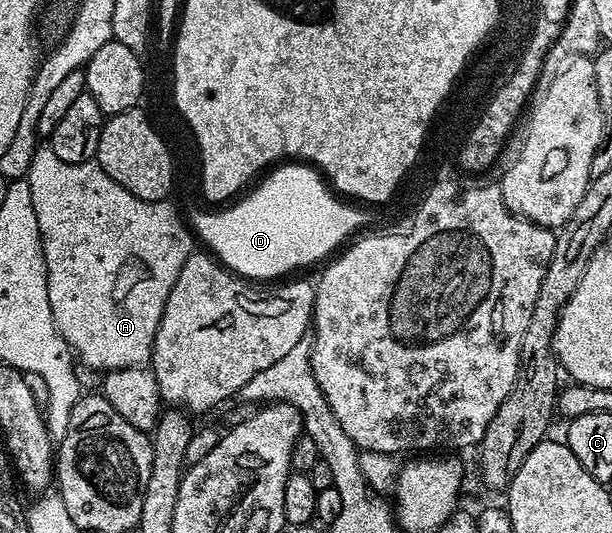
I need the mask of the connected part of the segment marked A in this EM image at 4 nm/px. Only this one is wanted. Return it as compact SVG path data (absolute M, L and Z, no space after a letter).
M48 144L39 145L38 149L34 151L30 171L24 175L24 180L30 185L32 208L36 208L36 224L40 224L40 236L48 276L48 304L52 304L52 316L56 328L64 336L70 349L74 351L77 361L103 372L133 366L146 366L150 360L150 349L154 343L156 328L160 328L160 316L164 316L164 304L168 304L168 292L172 292L172 284L176 284L176 276L180 276L180 268L184 268L184 264L196 250L195 235L184 221L180 210L178 214L177 208L170 200L165 202L140 200L140 196L132 196L132 192L128 192L128 188L120 188L120 184L116 184L116 180L112 180L112 176L108 176L108 172L104 172L104 168L100 168L97 161L68 164L64 160L60 160Z

